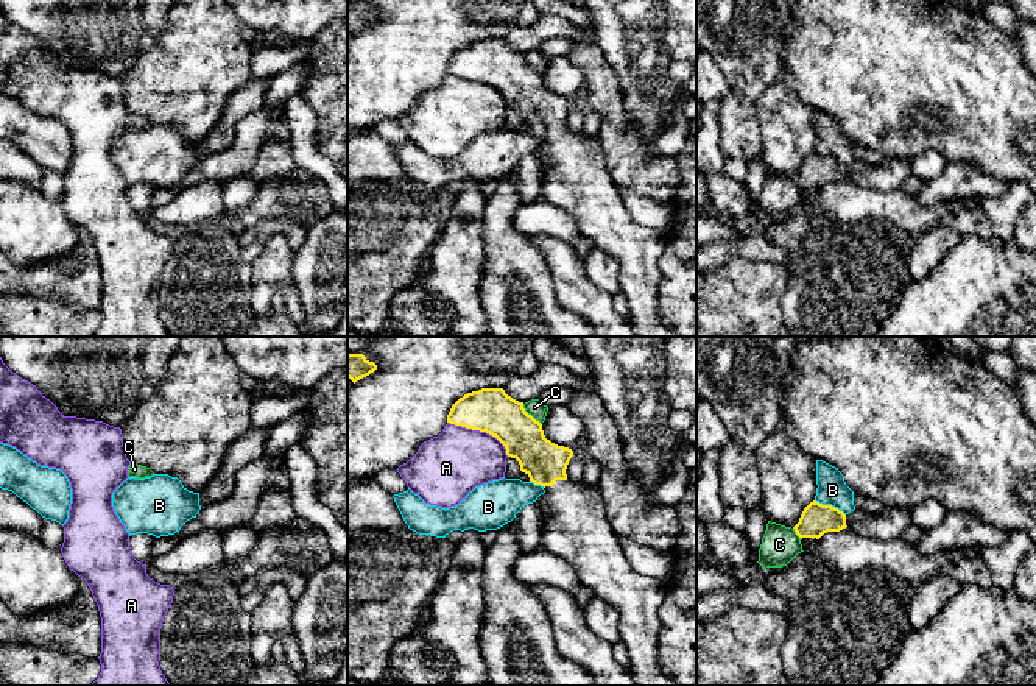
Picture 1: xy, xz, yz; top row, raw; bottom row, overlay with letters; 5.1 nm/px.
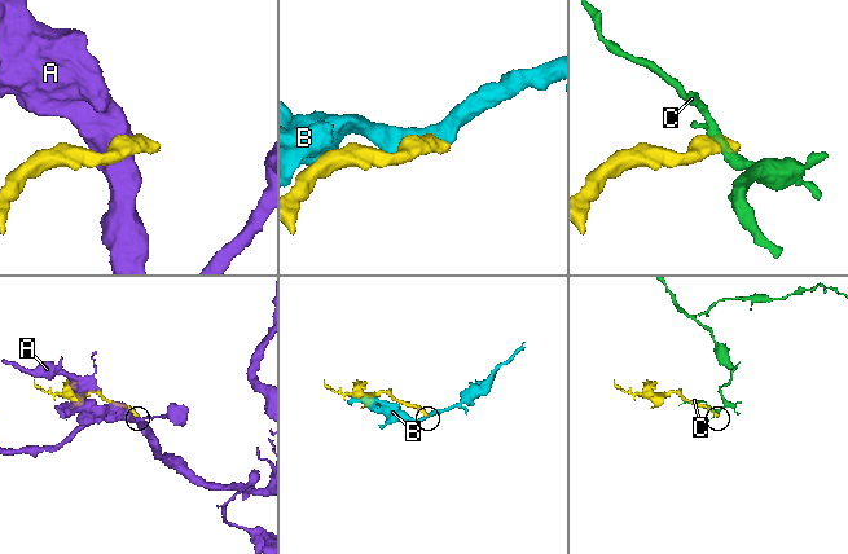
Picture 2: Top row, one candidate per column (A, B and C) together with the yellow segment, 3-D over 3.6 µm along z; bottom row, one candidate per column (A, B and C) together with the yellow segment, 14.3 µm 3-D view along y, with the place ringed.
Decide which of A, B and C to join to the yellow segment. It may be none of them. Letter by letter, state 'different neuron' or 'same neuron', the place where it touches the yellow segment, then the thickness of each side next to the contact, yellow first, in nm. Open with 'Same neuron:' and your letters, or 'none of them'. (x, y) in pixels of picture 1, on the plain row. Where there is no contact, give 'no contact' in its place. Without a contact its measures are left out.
Same neuron: none of them
A: different neuron | xz (480, 81) | 240/340 nm
B: different neuron | yz (831, 156) | 160/160 nm
C: different neuron | xz (530, 66) | 240/90 nm

